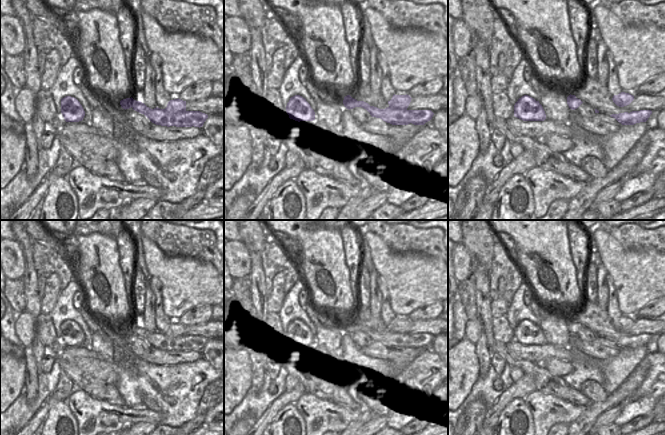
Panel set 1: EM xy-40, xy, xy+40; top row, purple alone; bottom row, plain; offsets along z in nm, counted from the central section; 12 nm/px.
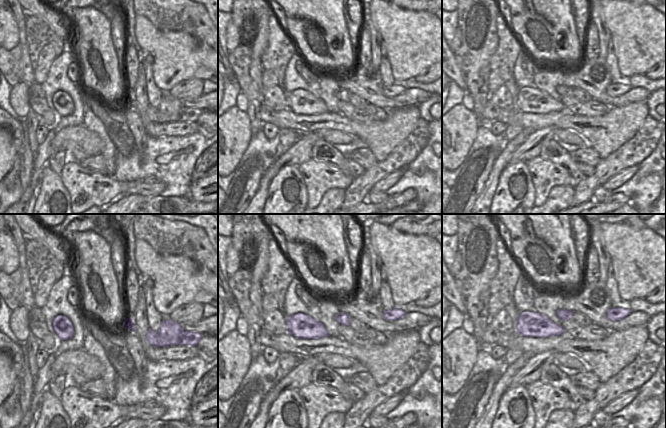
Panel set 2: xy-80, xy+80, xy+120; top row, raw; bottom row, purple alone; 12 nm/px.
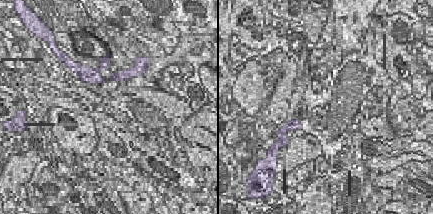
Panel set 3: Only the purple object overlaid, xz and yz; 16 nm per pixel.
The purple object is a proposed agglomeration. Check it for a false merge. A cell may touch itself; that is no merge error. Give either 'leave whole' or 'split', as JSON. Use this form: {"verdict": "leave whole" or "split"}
{"verdict": "split"}

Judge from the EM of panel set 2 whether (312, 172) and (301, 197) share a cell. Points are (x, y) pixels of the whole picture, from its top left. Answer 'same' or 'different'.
different

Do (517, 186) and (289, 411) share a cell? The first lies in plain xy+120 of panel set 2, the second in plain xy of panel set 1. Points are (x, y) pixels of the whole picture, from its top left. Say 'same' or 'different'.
same

